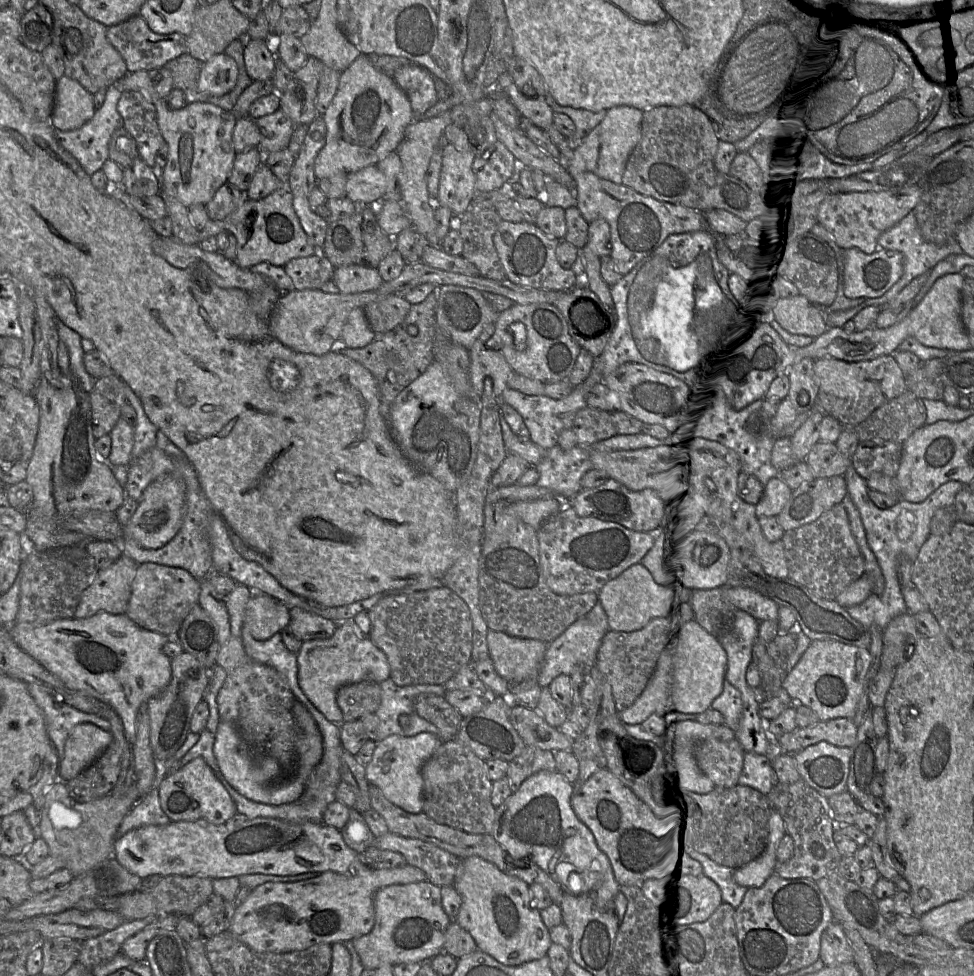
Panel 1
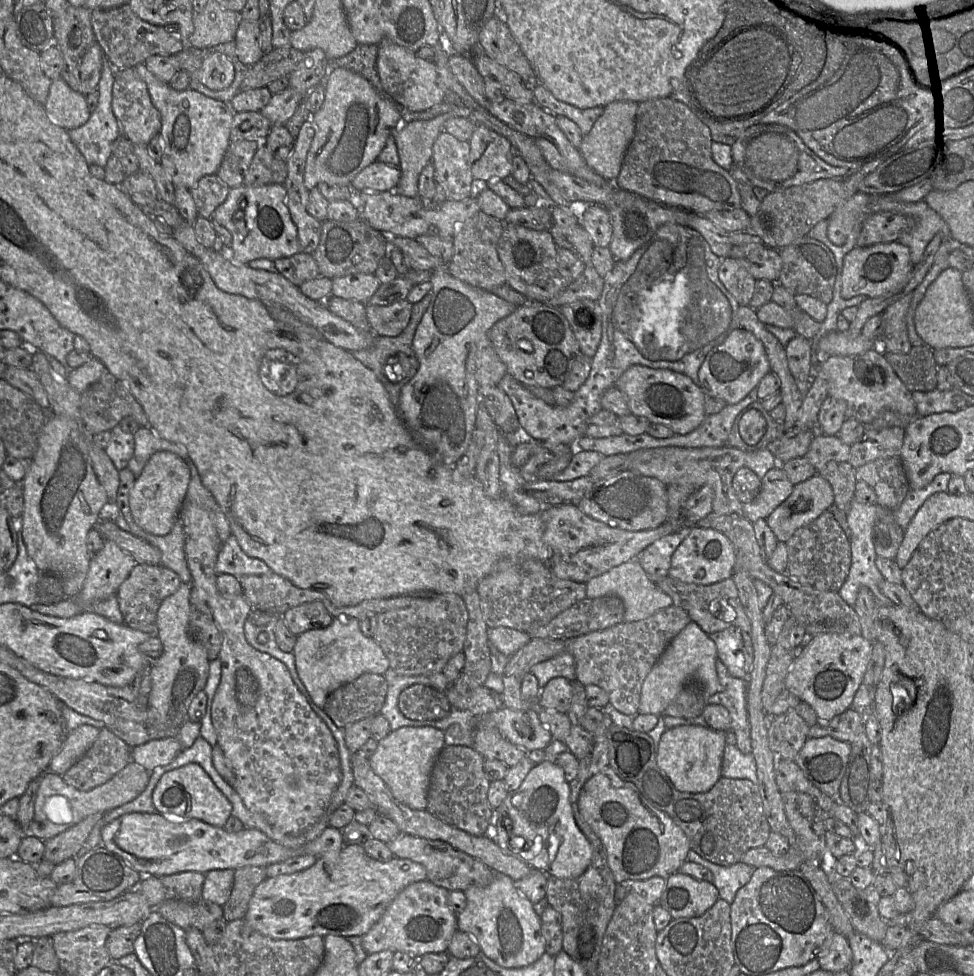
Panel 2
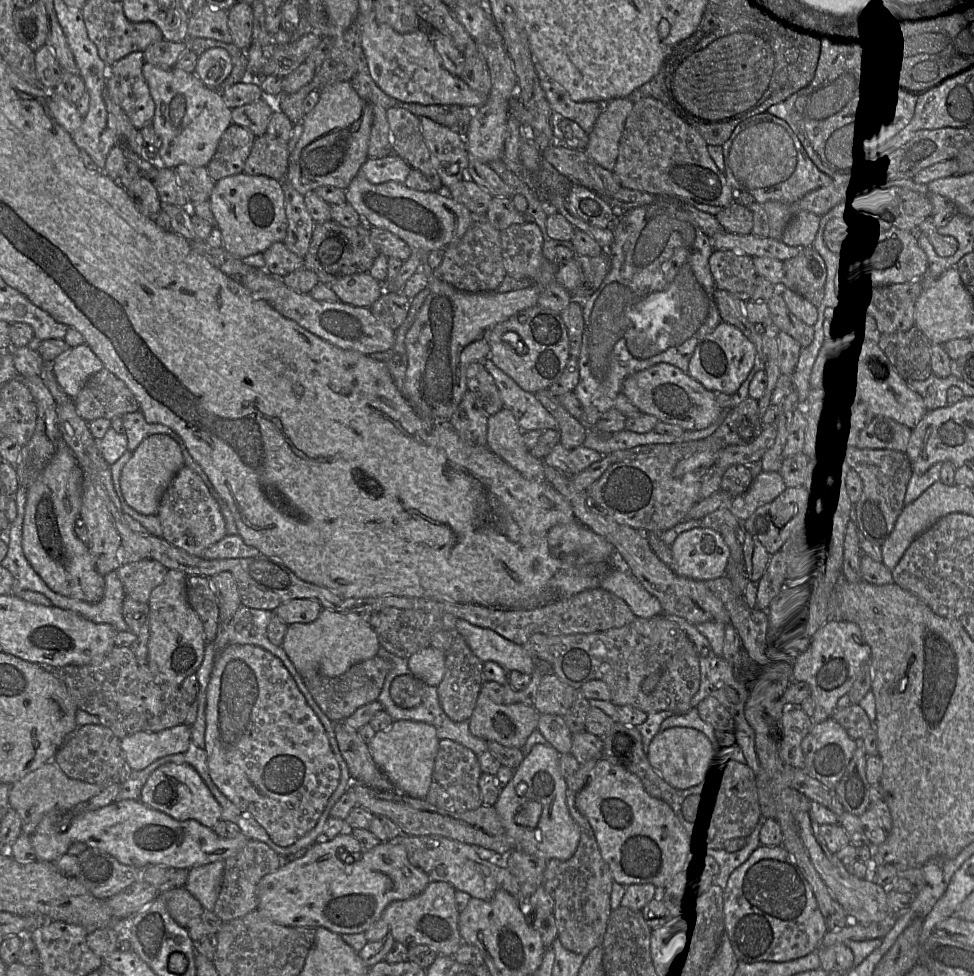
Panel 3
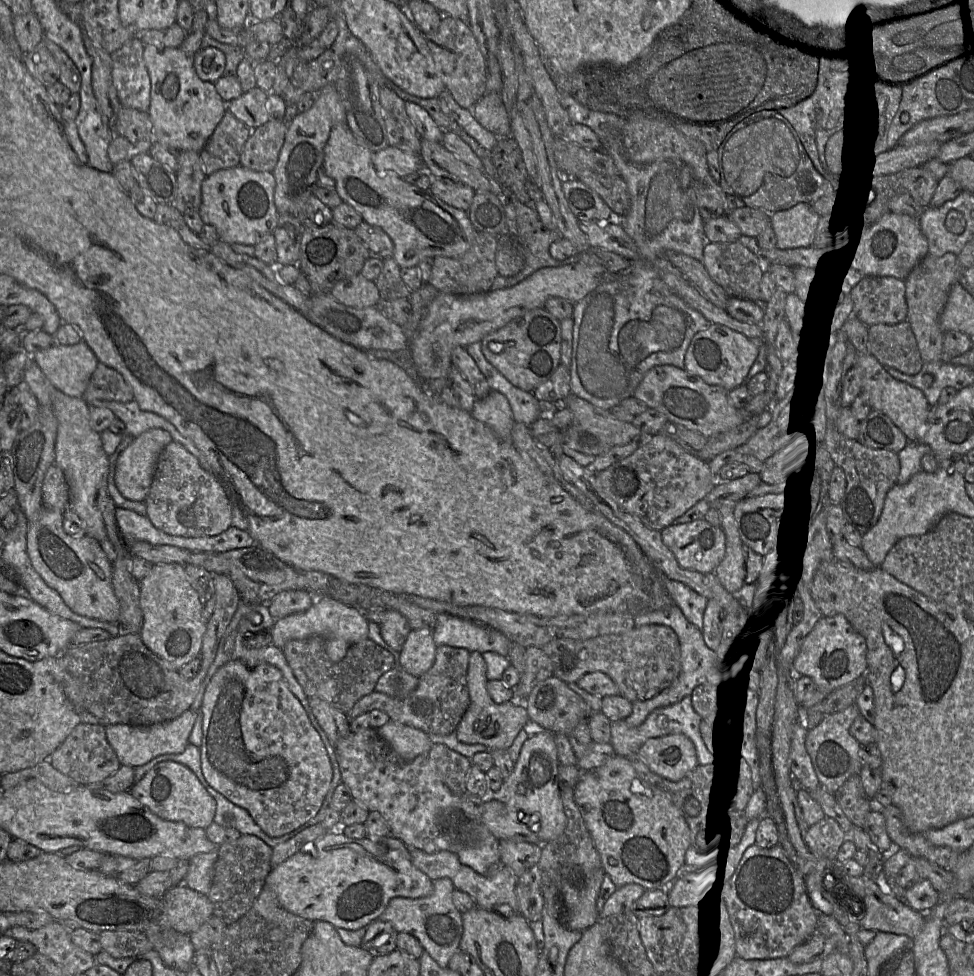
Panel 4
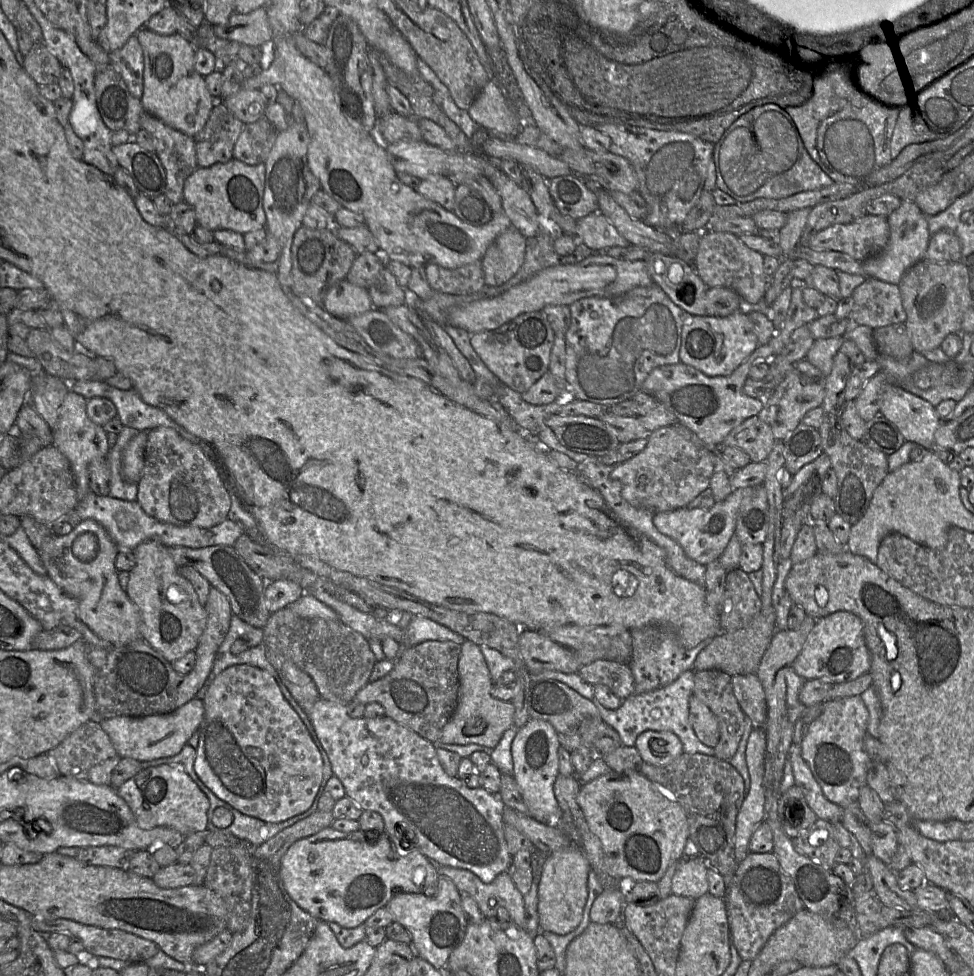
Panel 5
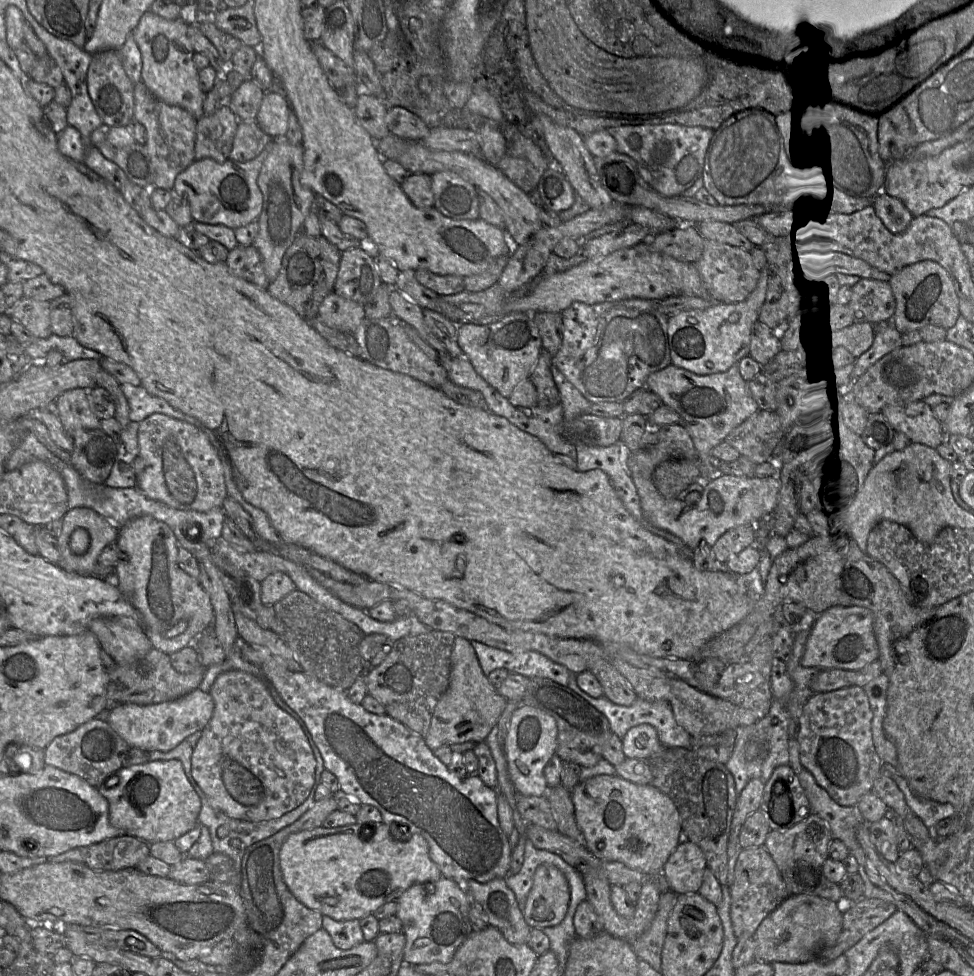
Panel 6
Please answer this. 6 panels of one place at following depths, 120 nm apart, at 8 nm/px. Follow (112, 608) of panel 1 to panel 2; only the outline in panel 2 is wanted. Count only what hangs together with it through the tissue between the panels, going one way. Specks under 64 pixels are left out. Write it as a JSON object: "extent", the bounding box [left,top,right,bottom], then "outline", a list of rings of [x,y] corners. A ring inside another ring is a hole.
{"extent":[30,540,138,618],"outline":[[[104,540],[103,548],[91,558],[90,568],[87,573],[84,585],[81,591],[73,596],[62,599],[54,604],[34,604],[30,608],[33,610],[58,618],[70,618],[84,613],[83,607],[86,607],[94,601],[104,600],[112,594],[117,594],[120,585],[129,576],[132,569],[138,564],[130,555],[125,553],[117,544],[110,540]]]}

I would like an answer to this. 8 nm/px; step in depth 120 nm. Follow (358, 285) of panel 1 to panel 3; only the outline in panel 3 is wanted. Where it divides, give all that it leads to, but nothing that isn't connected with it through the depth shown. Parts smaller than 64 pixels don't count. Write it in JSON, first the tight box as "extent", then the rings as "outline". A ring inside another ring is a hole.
{"extent":[328,272,382,308],"outline":[[[368,272],[345,276],[328,286],[342,303],[355,307],[370,308],[382,295],[382,284]]]}

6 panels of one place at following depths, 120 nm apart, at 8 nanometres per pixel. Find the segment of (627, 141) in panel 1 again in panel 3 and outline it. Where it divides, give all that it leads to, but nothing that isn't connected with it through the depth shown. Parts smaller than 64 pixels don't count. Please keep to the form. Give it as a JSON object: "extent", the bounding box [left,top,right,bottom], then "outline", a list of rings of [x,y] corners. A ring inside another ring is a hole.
{"extent":[584,98,634,170],"outline":[[[631,98],[608,101],[606,109],[598,116],[593,130],[589,133],[584,151],[607,170],[614,170],[625,121],[634,103]]]}

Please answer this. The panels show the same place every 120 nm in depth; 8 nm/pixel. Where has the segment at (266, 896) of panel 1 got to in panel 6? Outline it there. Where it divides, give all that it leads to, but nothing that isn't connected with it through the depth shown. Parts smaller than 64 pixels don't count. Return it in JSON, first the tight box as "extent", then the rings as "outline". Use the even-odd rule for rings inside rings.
{"extent":[280,822,442,921],"outline":[[[383,822],[375,827],[371,837],[367,837],[367,833],[362,835],[362,827],[357,823],[335,828],[321,826],[292,833],[281,846],[280,869],[285,884],[299,902],[338,921],[360,920],[385,903],[397,900],[409,887],[415,884],[432,885],[442,877],[430,858],[428,843],[422,835],[415,833],[404,841],[396,840],[390,833],[389,825]]]}

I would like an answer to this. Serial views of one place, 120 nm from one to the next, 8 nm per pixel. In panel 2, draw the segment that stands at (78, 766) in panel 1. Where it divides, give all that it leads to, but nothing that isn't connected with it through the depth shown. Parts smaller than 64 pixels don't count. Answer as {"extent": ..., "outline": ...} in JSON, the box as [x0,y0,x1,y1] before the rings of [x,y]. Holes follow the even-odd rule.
{"extent":[49,725,99,776],"outline":[[[81,725],[68,733],[61,749],[53,757],[49,770],[62,776],[91,747],[99,731],[94,726]]]}

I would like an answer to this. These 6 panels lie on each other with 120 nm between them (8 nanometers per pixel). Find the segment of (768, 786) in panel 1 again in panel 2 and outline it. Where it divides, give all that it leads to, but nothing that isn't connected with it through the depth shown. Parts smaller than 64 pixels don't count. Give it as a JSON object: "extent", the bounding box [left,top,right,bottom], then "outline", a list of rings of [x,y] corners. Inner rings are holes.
{"extent":[722,743,758,784],"outline":[[[726,743],[722,758],[722,776],[748,779],[758,784],[753,754],[745,754],[740,751],[736,744]]]}

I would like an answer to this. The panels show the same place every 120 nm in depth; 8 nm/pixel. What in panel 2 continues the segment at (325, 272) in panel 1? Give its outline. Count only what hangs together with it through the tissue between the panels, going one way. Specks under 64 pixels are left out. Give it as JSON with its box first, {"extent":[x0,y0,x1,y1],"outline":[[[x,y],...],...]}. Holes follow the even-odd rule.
{"extent":[273,252,319,287],"outline":[[[299,252],[290,257],[278,258],[273,263],[277,272],[296,287],[319,276],[312,254]]]}

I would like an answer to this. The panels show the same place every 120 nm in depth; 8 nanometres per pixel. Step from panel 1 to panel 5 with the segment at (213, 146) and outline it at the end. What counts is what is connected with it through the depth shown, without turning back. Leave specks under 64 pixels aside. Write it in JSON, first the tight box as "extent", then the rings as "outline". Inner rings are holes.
{"extent":[136,27,217,138],"outline":[[[144,27],[136,36],[144,58],[144,88],[141,98],[144,110],[166,125],[194,138],[205,126],[217,101],[209,93],[204,77],[194,68],[196,48],[180,33],[162,36]]]}

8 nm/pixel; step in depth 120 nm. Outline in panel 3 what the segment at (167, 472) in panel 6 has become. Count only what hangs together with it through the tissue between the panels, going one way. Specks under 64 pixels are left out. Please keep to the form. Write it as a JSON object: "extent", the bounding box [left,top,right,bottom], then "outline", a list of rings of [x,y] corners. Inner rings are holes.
{"extent":[156,465,227,557],"outline":[[[186,465],[177,472],[162,495],[156,516],[162,526],[162,538],[195,556],[202,557],[208,547],[227,534],[219,502],[201,477]]]}

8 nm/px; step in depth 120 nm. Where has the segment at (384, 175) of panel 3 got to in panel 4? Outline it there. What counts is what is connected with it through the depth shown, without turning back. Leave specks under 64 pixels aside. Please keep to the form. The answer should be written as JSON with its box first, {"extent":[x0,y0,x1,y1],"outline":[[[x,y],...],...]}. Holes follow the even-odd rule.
{"extent":[372,146,423,178],"outline":[[[394,146],[373,153],[372,162],[377,172],[393,171],[400,178],[420,171],[423,162],[421,156]]]}

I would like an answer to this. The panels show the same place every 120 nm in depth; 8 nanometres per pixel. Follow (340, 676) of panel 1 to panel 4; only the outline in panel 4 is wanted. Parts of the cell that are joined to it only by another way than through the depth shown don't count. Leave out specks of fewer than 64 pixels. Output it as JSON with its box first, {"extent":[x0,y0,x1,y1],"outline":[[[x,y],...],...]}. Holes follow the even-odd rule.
{"extent":[271,596,368,662],"outline":[[[318,596],[307,611],[275,620],[271,629],[272,644],[282,650],[291,640],[320,636],[325,639],[329,659],[332,662],[339,662],[345,657],[351,645],[368,638],[368,623],[365,613],[359,608],[343,604],[328,596]]]}

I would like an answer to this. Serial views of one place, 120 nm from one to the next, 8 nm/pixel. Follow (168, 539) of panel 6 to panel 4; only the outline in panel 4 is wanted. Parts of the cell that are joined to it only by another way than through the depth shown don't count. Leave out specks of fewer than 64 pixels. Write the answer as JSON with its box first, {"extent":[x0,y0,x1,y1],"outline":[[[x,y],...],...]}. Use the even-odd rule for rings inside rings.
{"extent":[139,563,206,670],"outline":[[[180,563],[154,564],[150,573],[139,581],[144,644],[162,658],[171,669],[179,670],[201,652],[206,631],[205,618],[197,591],[192,587]]]}

